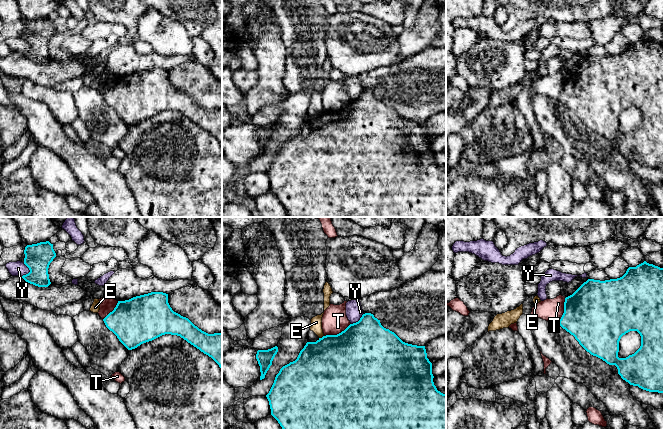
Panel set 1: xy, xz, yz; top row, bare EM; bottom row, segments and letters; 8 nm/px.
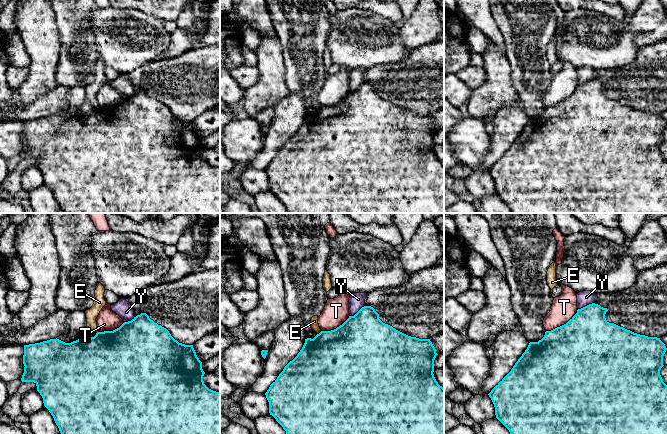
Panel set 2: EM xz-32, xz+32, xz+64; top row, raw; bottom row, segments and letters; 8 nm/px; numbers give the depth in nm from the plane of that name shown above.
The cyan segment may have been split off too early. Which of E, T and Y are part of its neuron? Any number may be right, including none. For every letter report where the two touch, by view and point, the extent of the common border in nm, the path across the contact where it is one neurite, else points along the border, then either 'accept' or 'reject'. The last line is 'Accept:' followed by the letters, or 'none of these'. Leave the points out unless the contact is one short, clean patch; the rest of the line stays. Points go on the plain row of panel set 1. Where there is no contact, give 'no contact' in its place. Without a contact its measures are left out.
E: xz (322, 113) | 50 nm | along xz (324, 111), (319, 114) | reject
T: xz (337, 110) | 240 nm | reject
Y: xy (30, 47) | 110 nm | reject
Accept: none of these

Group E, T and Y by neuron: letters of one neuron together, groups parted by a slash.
E / T / Y

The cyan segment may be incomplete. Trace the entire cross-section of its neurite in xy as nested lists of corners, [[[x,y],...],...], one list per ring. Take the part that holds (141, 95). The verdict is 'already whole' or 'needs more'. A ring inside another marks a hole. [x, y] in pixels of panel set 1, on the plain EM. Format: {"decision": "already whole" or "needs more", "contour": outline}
{"decision": "already whole", "contour": [[[151,68],[118,77],[103,97],[128,126],[165,110],[177,111],[211,133],[222,145],[222,108],[208,110],[174,88],[166,69]]]}

